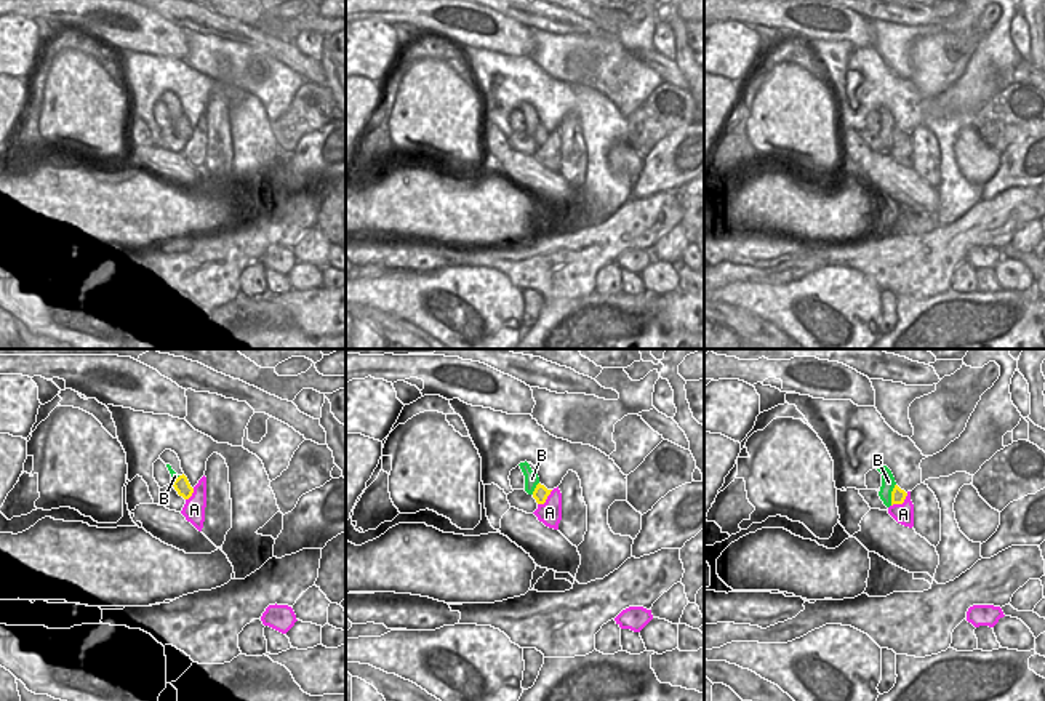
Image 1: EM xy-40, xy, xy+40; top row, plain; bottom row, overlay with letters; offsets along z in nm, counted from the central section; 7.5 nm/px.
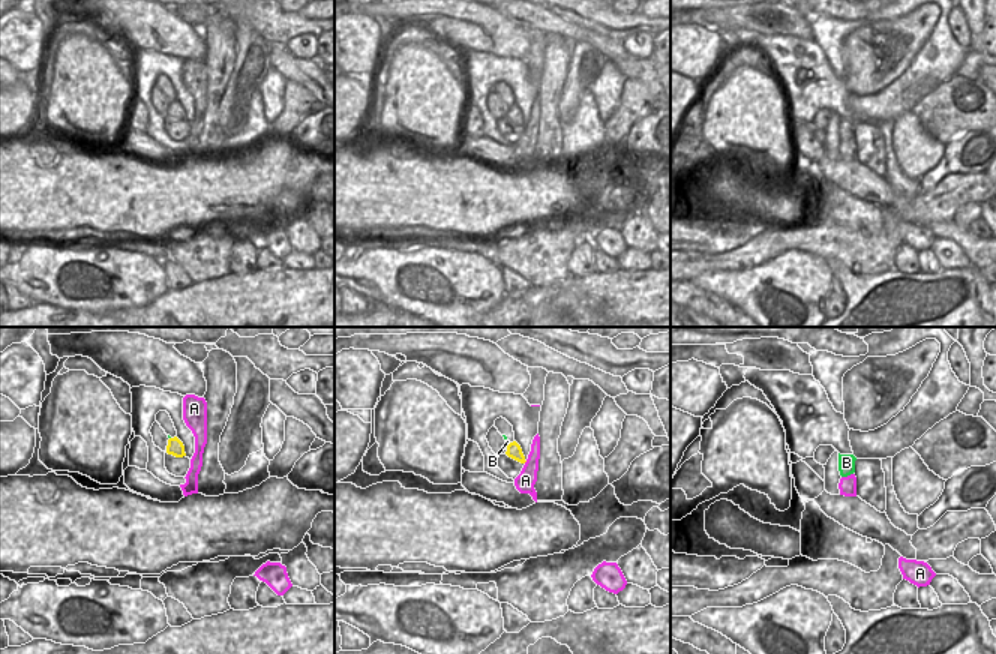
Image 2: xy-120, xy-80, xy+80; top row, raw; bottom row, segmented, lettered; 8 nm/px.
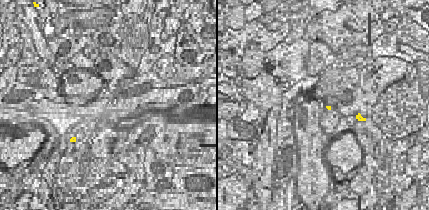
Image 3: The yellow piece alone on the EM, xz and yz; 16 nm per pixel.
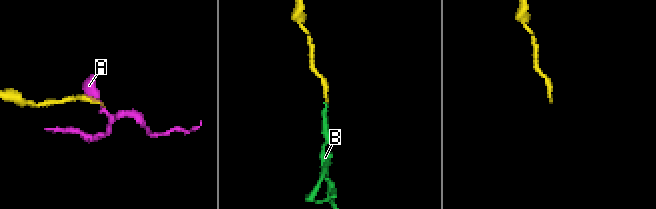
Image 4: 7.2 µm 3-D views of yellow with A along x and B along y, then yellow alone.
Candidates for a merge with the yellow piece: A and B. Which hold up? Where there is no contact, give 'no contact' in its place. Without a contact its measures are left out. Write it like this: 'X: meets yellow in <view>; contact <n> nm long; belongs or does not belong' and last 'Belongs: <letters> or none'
A: meets yellow in xy+40; contact 170 nm long; does not belong
B: meets yellow in xy+40; contact 170 nm long; belongs
Belongs: B

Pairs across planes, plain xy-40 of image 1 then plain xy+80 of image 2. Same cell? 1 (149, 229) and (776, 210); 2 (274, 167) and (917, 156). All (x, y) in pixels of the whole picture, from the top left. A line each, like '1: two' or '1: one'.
1: one
2: one

